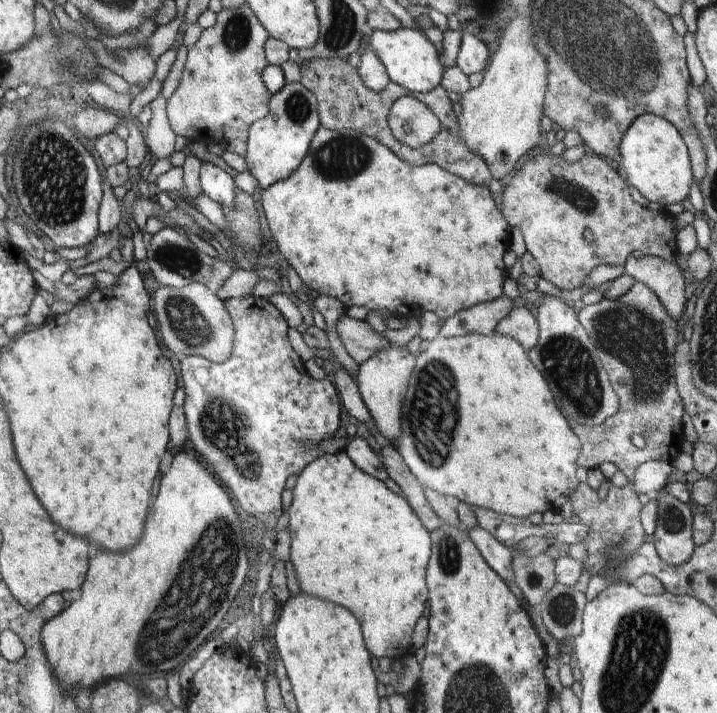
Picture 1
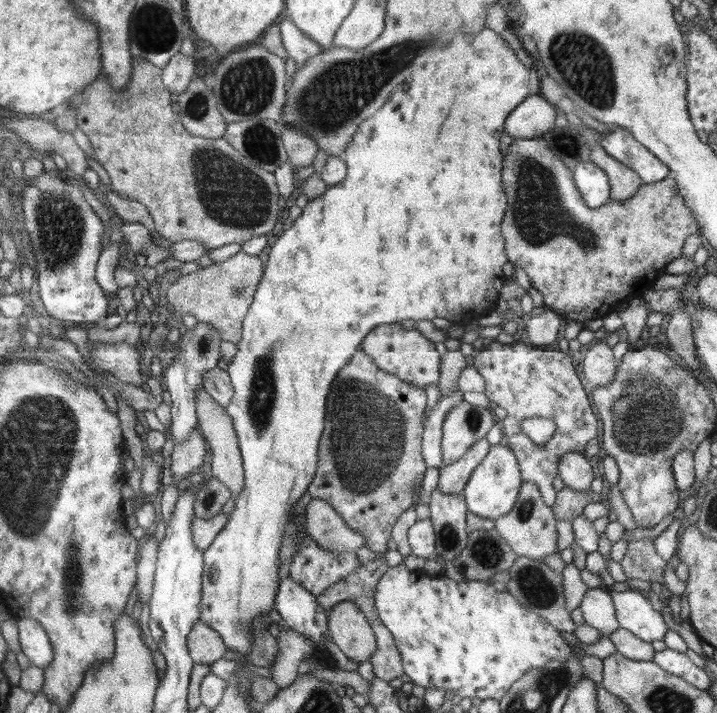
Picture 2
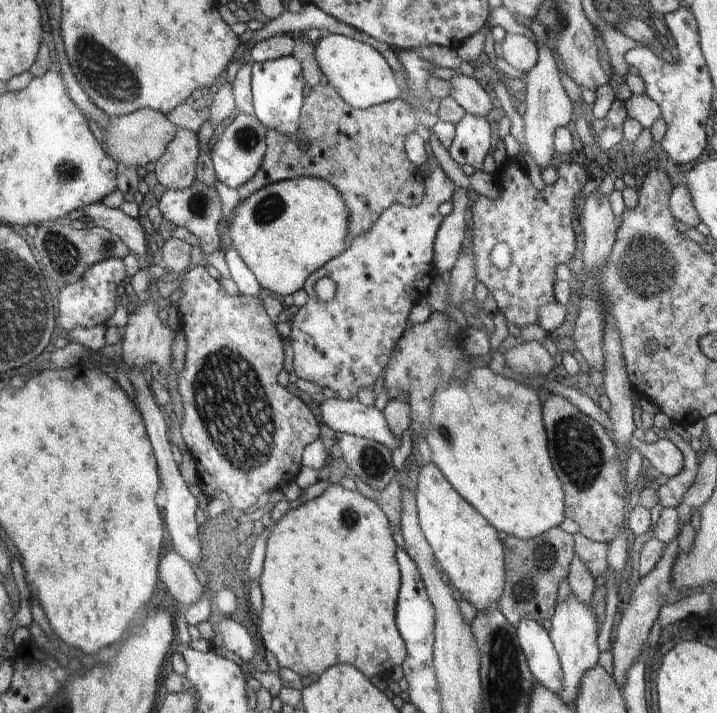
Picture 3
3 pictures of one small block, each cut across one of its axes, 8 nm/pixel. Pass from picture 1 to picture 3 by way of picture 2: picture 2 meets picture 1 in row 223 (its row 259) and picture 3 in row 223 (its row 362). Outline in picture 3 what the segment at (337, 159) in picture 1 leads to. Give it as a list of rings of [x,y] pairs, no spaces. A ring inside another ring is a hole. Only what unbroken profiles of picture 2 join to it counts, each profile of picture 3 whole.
[[[298,177],[266,185],[241,200],[231,214],[228,222],[231,247],[252,271],[258,284],[278,296],[298,292],[313,272],[348,248],[349,214],[345,202],[336,188],[316,177]]]

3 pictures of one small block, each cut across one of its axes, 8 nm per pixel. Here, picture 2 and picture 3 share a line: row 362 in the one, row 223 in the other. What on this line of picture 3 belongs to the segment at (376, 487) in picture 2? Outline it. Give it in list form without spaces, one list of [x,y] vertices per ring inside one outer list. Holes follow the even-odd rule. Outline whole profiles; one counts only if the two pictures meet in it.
[[[322,82],[315,86],[309,96],[304,99],[299,118],[299,130],[307,139],[307,151],[302,153],[299,140],[294,135],[268,130],[267,149],[262,164],[246,184],[237,188],[238,194],[241,200],[244,200],[266,185],[298,177],[316,177],[325,180],[340,192],[348,209],[347,242],[350,244],[355,238],[364,236],[378,220],[380,214],[390,208],[391,204],[400,203],[405,207],[415,207],[422,202],[426,178],[419,167],[410,162],[404,146],[407,135],[415,130],[415,118],[419,118],[419,110],[410,106],[404,97],[358,110],[346,104],[332,85]]]

